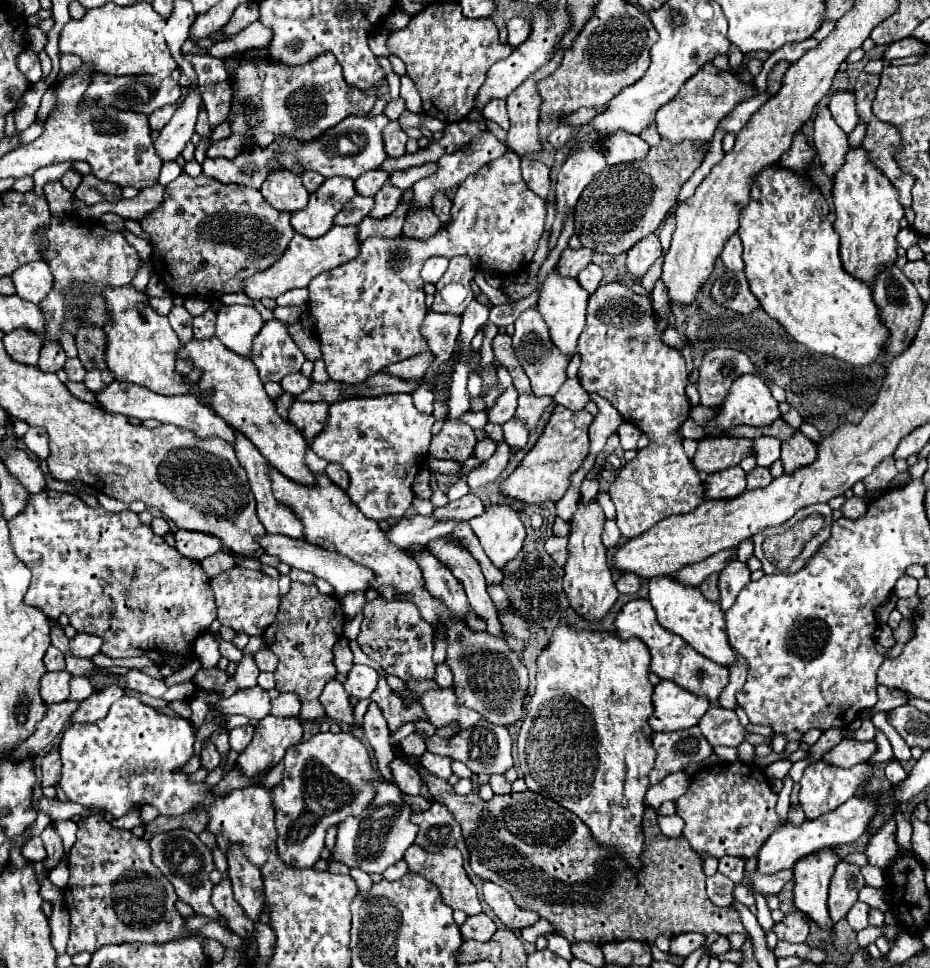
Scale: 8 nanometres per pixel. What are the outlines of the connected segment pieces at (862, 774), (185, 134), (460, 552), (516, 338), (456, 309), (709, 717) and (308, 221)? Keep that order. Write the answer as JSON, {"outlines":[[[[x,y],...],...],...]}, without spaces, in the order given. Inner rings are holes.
{"outlines":[[[[813,762],[805,768],[803,778],[801,778],[801,792],[799,792],[799,800],[803,806],[803,812],[809,820],[819,818],[821,814],[835,810],[837,806],[841,806],[843,802],[847,802],[861,786],[865,780],[871,780],[873,776],[873,764],[871,762],[863,762],[851,768],[841,768],[841,766],[831,766],[829,762]]],[[[191,84],[187,88],[187,96],[183,104],[177,108],[169,124],[159,132],[159,138],[155,140],[155,150],[159,158],[164,161],[175,161],[185,144],[191,140],[195,130],[195,120],[201,106],[201,92],[197,84]]],[[[451,536],[437,538],[435,542],[429,542],[429,546],[431,552],[435,552],[437,558],[441,558],[441,562],[445,562],[453,572],[453,576],[463,584],[473,612],[487,624],[485,628],[487,634],[495,634],[497,638],[503,638],[499,614],[493,600],[487,594],[485,578],[477,560],[467,550],[459,548],[457,542],[451,542]]],[[[525,310],[517,320],[515,320],[515,334],[513,334],[513,346],[519,364],[523,366],[525,374],[531,380],[531,388],[535,396],[553,396],[561,388],[561,384],[567,380],[565,368],[571,362],[565,354],[559,354],[559,348],[551,342],[547,334],[547,324],[543,322],[541,314],[537,310]]],[[[467,256],[451,258],[447,272],[435,284],[437,292],[431,310],[461,314],[473,300],[473,290],[471,290],[473,276],[475,276],[473,262]]],[[[711,706],[707,714],[701,718],[699,728],[713,748],[715,746],[737,748],[741,742],[745,742],[747,736],[747,730],[739,724],[735,710],[727,710],[721,706]]],[[[327,178],[311,196],[307,208],[291,214],[291,226],[295,232],[307,238],[319,238],[333,226],[333,218],[355,196],[355,184],[351,178]]]]}

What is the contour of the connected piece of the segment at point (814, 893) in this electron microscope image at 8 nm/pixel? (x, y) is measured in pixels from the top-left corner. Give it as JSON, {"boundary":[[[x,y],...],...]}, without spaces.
{"boundary":[[[823,850],[823,854],[811,854],[811,858],[801,858],[793,866],[793,904],[821,928],[833,926],[827,912],[827,888],[839,860],[837,850]]]}

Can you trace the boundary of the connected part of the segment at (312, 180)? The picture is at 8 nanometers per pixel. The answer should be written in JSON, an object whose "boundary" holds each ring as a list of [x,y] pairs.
{"boundary":[[[307,172],[307,174],[301,174],[301,180],[303,180],[303,186],[309,190],[309,192],[313,192],[325,178],[321,176],[321,174],[315,174],[315,172]]]}

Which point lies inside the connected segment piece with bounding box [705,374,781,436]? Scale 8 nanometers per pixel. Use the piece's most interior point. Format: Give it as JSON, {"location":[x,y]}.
{"location":[749,401]}

